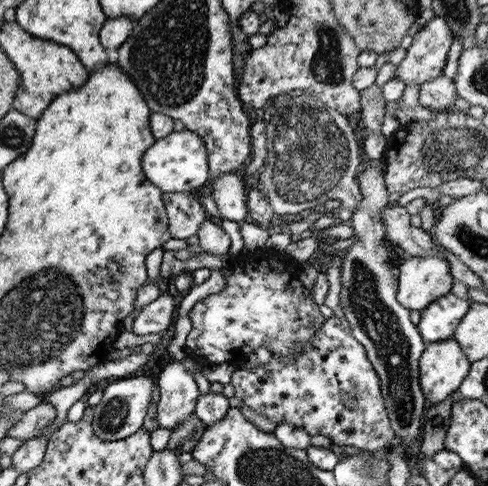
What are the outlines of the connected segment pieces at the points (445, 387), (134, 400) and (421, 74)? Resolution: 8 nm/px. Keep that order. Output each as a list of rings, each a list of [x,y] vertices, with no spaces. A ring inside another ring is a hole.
[[[453,338],[427,343],[418,360],[418,386],[427,402],[435,404],[457,390],[468,373],[470,362]]]
[[[143,375],[136,377],[119,378],[102,389],[102,397],[92,407],[93,415],[91,428],[93,434],[105,441],[116,441],[129,436],[142,428],[147,406],[151,400],[153,379]]]
[[[432,17],[412,35],[406,55],[397,65],[391,79],[399,79],[405,85],[432,81],[441,76],[441,68],[452,42],[452,32],[444,18]]]

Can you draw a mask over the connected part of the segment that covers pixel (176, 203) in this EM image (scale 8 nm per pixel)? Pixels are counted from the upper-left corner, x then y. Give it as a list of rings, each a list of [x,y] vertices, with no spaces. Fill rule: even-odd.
[[[190,192],[163,193],[163,209],[167,214],[170,238],[189,238],[209,218],[198,198]]]

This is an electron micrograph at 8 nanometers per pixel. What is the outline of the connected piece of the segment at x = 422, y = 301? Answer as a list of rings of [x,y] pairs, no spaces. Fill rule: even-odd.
[[[440,252],[404,259],[398,266],[396,301],[407,310],[421,312],[429,303],[450,292],[447,261]]]

